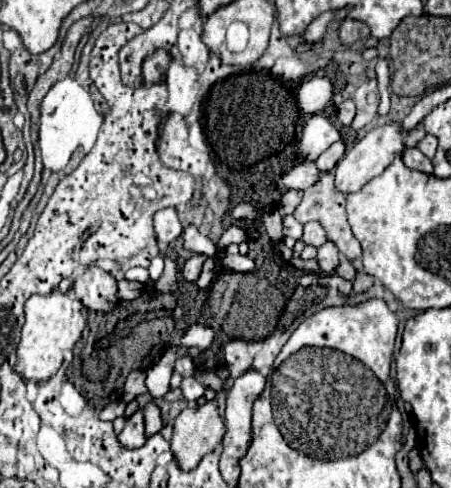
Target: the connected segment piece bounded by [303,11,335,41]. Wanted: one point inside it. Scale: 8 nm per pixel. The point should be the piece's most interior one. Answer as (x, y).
(316, 30)

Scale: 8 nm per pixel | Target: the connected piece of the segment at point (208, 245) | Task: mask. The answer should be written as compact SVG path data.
M193 225L183 230L183 249L191 253L203 253L207 257L215 257L217 253L217 245L211 243L205 235L201 235Z

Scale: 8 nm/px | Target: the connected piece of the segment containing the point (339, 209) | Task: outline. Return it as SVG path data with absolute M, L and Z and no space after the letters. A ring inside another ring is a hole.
M323 173L321 179L319 179L313 187L305 189L303 201L301 201L301 205L295 209L293 217L295 217L301 225L305 225L305 223L309 223L309 221L321 223L323 229L327 231L327 237L337 245L337 249L339 249L349 261L361 259L361 245L359 245L359 241L353 237L351 227L349 227L349 221L347 221L347 215L345 215L345 195L335 189L335 185L333 185L333 175L331 175L331 173Z

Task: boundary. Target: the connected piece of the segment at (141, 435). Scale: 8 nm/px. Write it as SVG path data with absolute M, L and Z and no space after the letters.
M135 411L133 417L127 419L125 429L119 433L119 441L125 447L141 447L147 437L145 437L145 419L143 419L143 411Z

